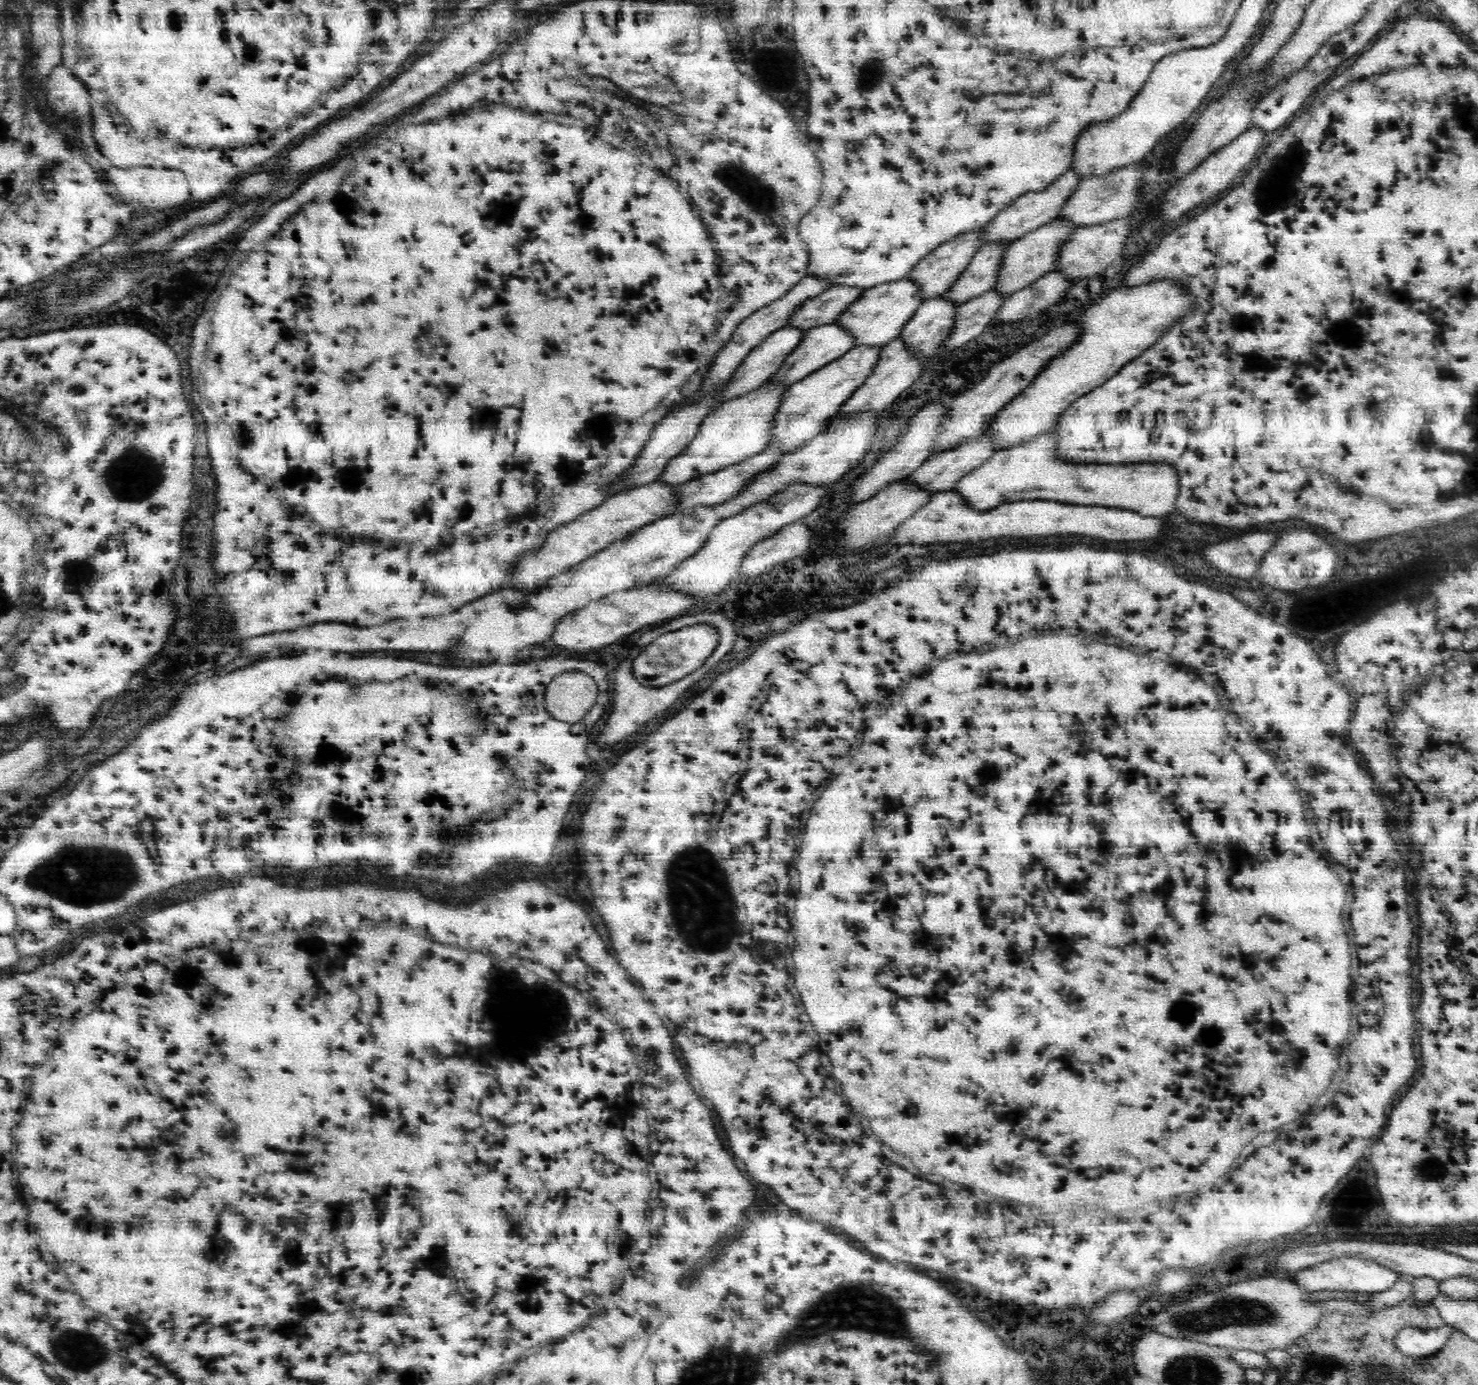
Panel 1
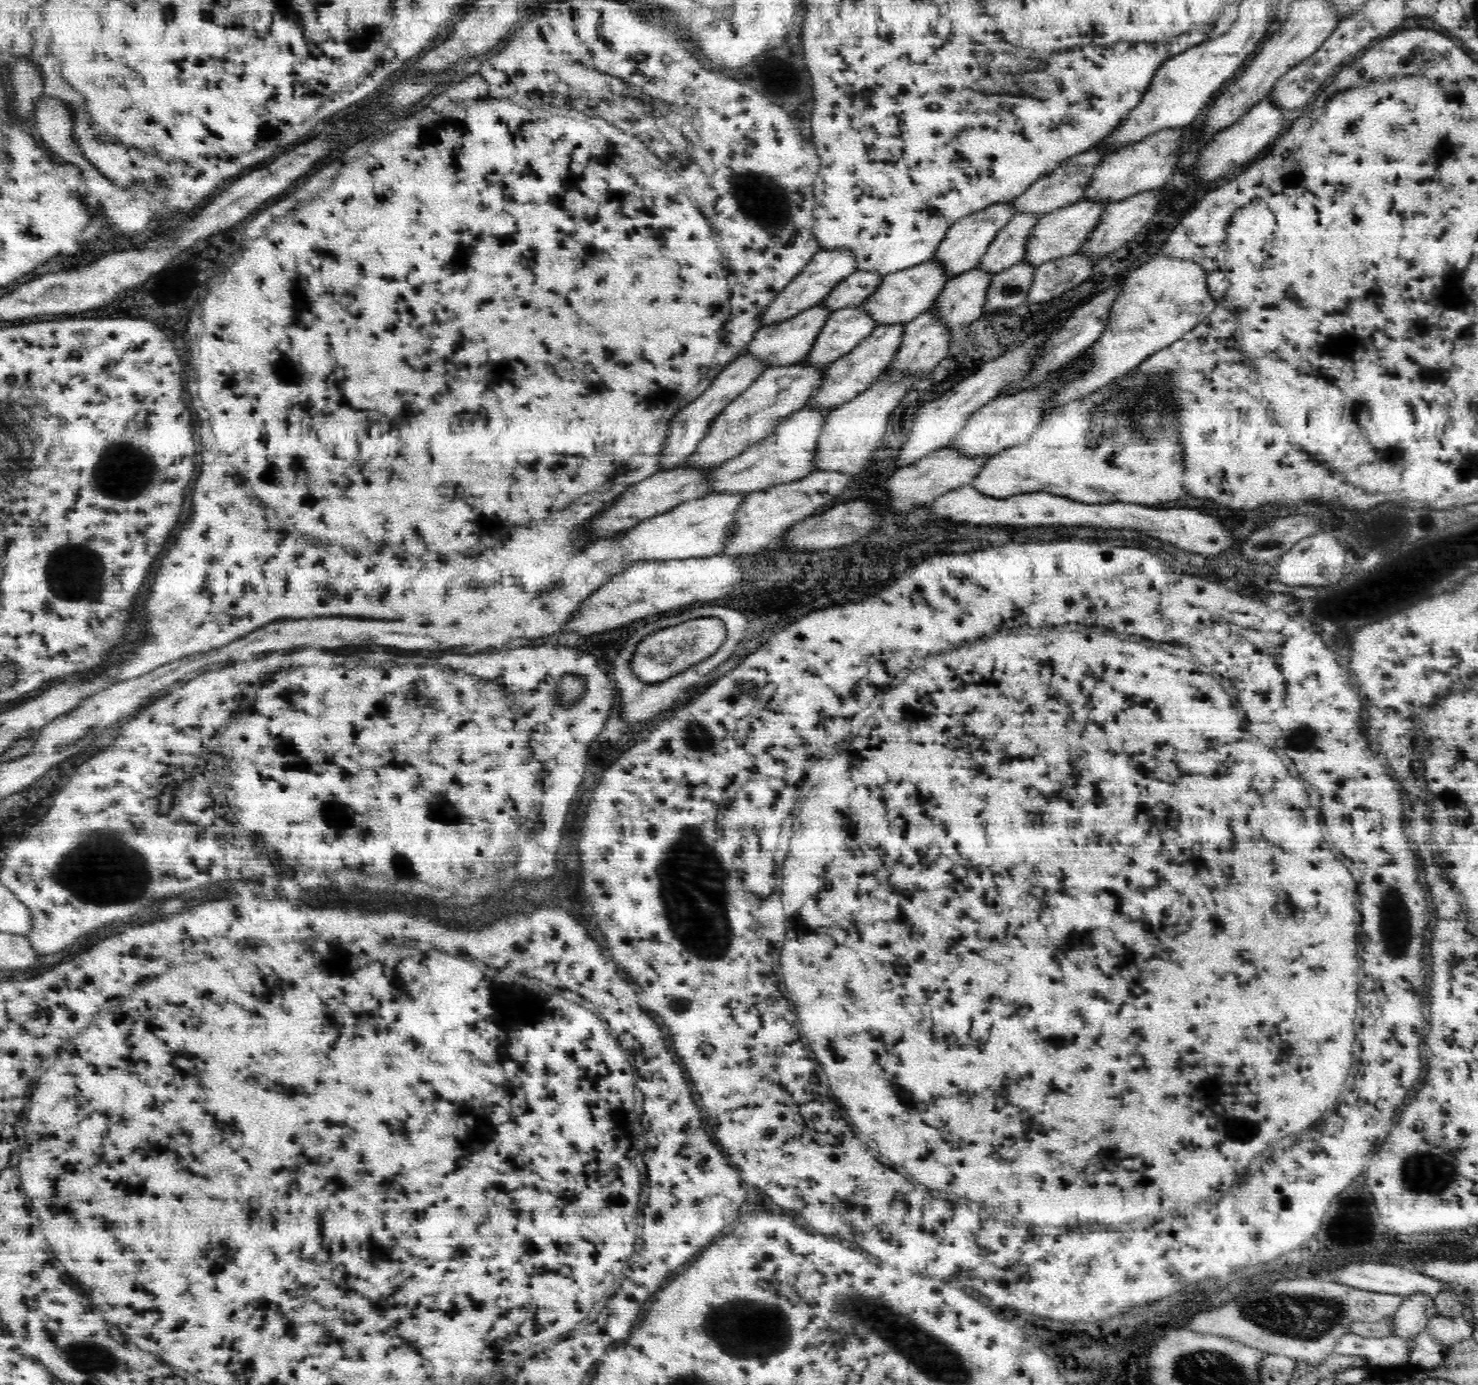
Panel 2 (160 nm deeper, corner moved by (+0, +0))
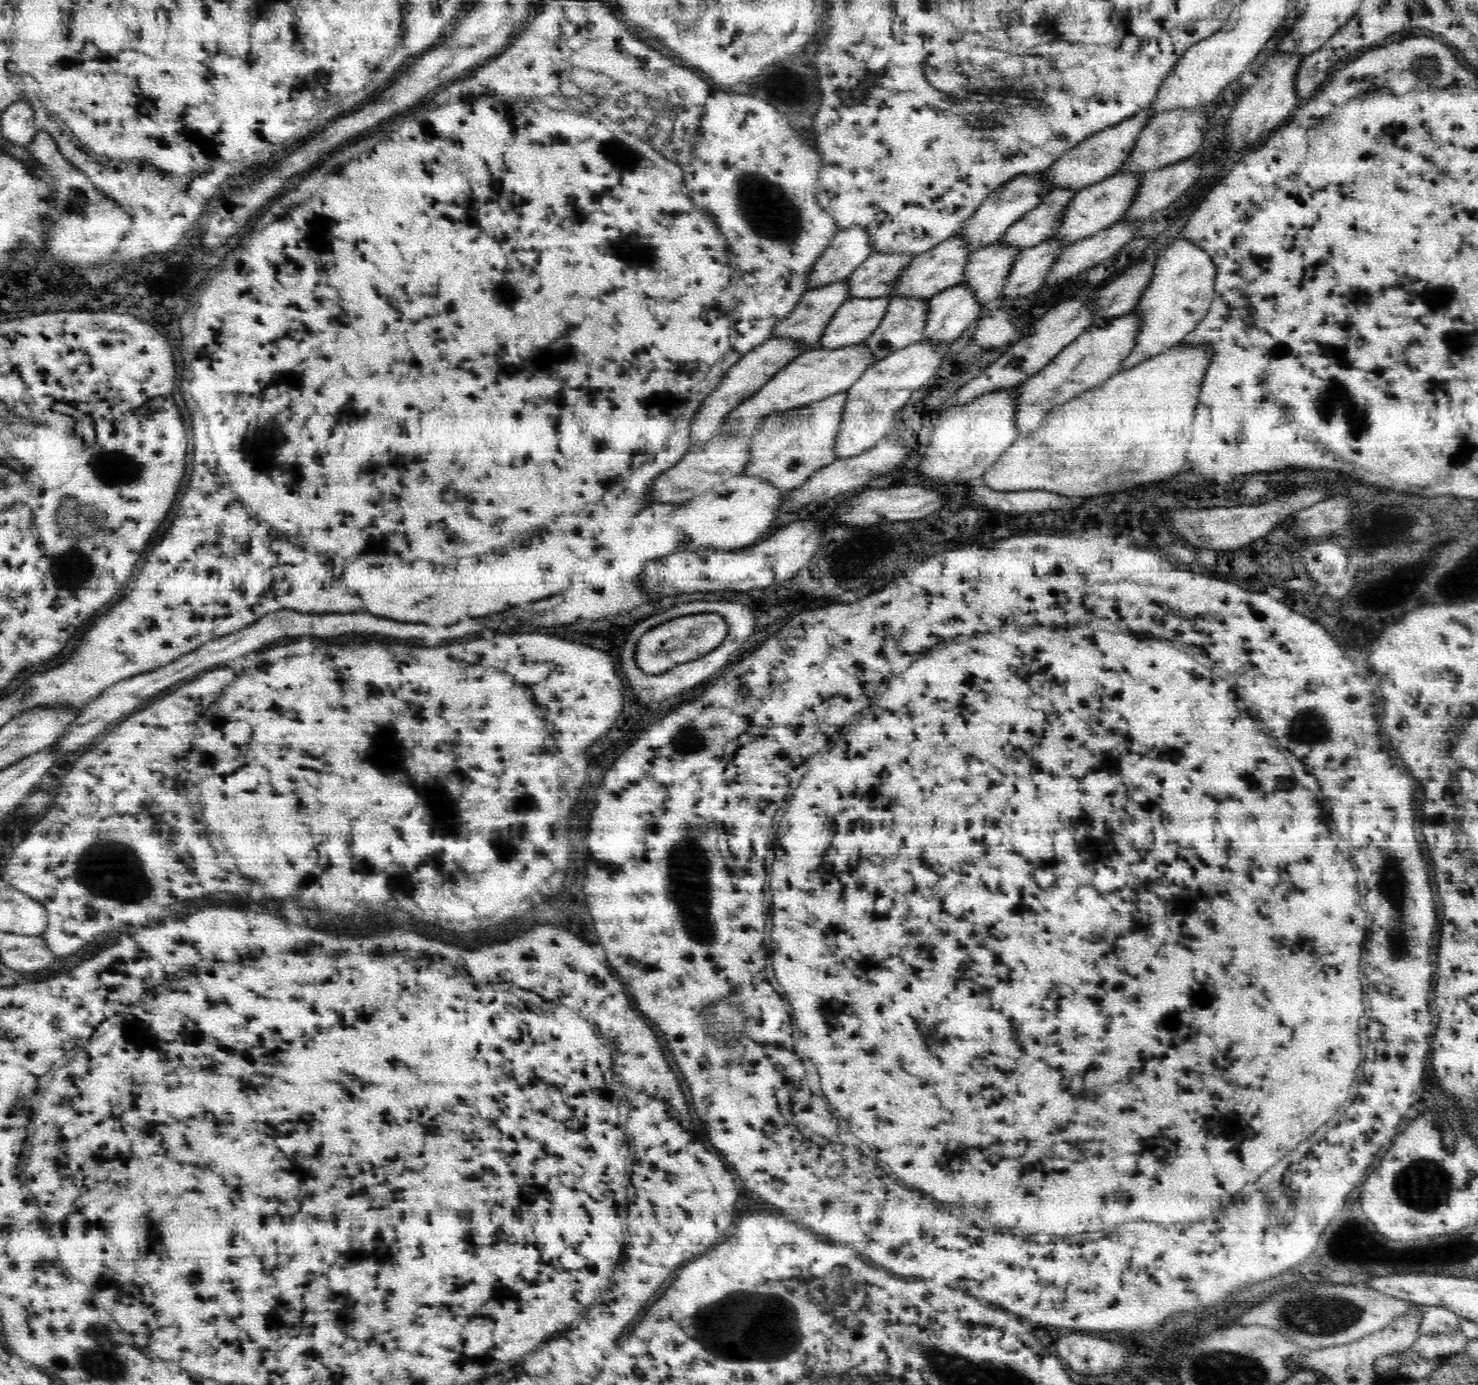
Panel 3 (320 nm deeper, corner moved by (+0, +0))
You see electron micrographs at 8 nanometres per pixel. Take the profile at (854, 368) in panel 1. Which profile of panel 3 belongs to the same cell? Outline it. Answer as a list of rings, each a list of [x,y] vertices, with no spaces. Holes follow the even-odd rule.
[[[893,296],[880,326],[865,341],[876,362],[894,351],[921,341],[928,310],[929,302],[926,299]]]

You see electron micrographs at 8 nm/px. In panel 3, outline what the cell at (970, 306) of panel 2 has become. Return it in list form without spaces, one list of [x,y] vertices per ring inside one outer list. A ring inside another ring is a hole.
[[[996,241],[970,253],[964,283],[974,291],[981,306],[1002,297],[1008,274],[1020,251],[1014,245]]]

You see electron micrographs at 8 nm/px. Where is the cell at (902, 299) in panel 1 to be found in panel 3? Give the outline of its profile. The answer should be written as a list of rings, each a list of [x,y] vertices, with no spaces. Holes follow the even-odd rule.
[[[956,234],[936,245],[933,249],[917,254],[912,262],[906,266],[906,270],[900,274],[900,282],[888,294],[888,300],[893,296],[902,295],[902,297],[926,299],[929,302],[929,298],[932,298],[936,293],[964,281],[964,270],[968,264],[970,249],[962,238],[963,236]]]

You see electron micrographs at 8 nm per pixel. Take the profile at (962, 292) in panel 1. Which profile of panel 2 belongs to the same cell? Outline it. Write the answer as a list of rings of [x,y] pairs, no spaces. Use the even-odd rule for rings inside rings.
[[[1017,213],[1014,218],[993,238],[986,254],[982,256],[978,267],[988,271],[990,275],[1001,273],[1020,261],[1026,254],[1026,240],[1038,225],[1036,213]]]

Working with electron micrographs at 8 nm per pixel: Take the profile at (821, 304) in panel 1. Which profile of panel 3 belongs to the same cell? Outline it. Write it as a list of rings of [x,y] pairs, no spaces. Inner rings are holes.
[[[912,253],[872,254],[848,278],[848,296],[854,298],[888,297],[900,282],[900,274],[912,262]]]

